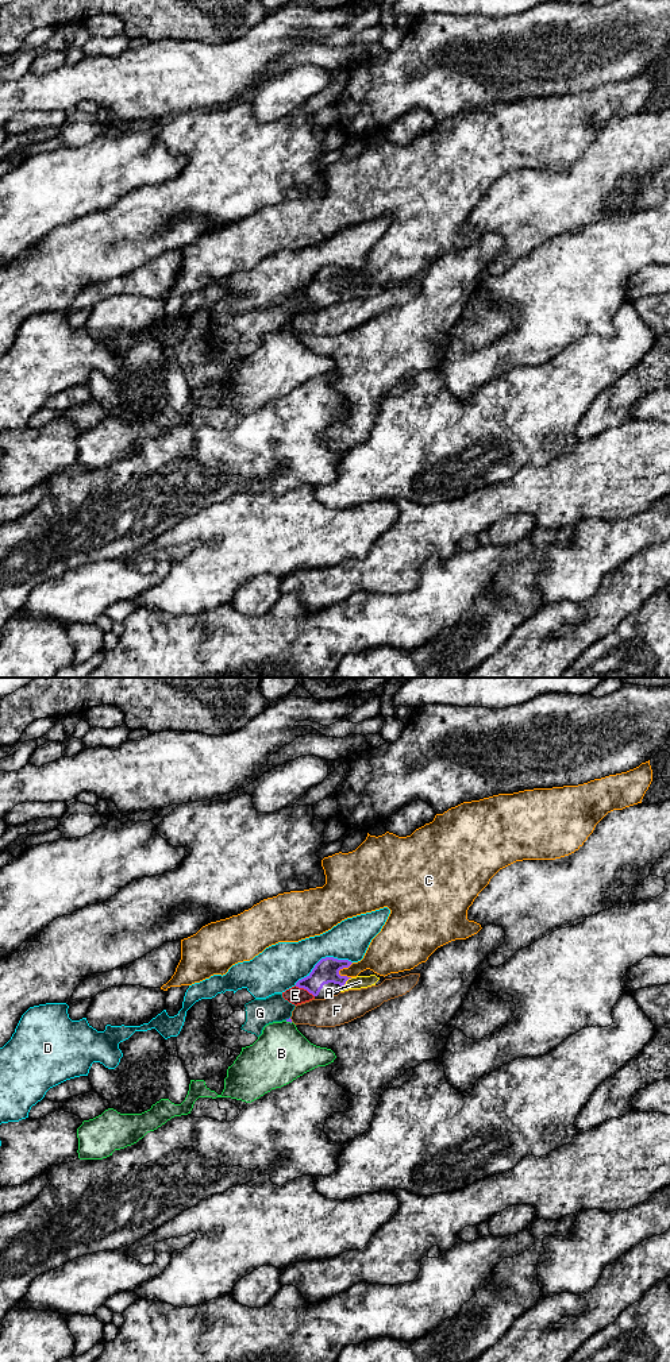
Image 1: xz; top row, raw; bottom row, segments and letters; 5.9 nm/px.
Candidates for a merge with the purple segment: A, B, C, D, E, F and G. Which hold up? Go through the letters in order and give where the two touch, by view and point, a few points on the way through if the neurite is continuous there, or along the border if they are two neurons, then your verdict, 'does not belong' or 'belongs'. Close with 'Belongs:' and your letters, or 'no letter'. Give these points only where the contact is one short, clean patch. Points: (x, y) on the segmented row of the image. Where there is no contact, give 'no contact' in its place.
A: meets purple in xz at (346, 980); runs through xz (326, 971), (337, 979), (346, 980), (359, 982); belongs
B: meets purple in xz at (289, 1021); does not belong
C: meets purple in xz at (345, 967); border along xz (353, 963), (343, 967), (338, 973); does not belong
D: meets purple in xz at (322, 959); does not belong
E: meets purple in xz at (304, 988); border along xz (295, 986), (305, 988), (314, 996); does not belong
F: meets purple in xz at (291, 1019); does not belong
G: meets purple in xz at (287, 1019); border along xz (289, 1017), (285, 1019); does not belong
Belongs: A

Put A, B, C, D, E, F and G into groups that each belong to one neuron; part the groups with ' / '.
A / B / C / D / E G / F

